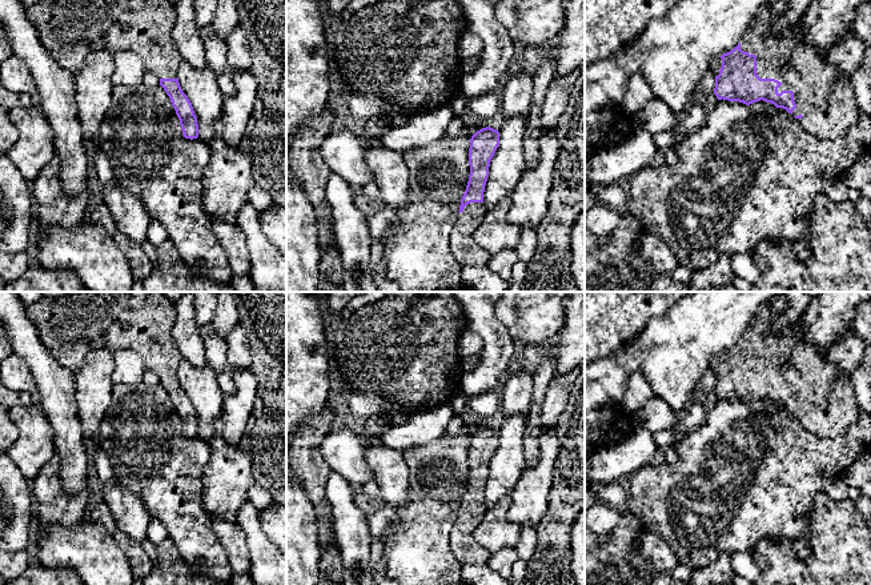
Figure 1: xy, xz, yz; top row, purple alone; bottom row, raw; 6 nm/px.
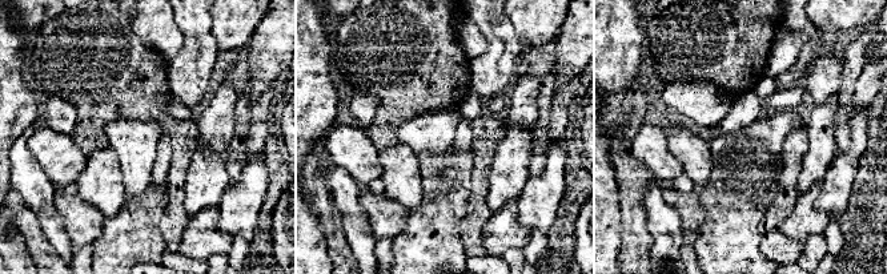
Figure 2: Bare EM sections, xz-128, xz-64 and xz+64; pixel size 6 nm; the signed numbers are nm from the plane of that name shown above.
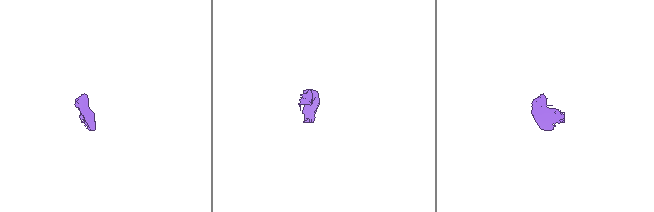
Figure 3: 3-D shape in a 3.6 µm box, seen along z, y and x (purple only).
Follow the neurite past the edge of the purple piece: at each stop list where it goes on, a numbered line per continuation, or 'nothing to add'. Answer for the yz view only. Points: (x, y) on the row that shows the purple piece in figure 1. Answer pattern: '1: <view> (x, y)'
1: yz (829, 107)

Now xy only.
1: xy (71, 29)

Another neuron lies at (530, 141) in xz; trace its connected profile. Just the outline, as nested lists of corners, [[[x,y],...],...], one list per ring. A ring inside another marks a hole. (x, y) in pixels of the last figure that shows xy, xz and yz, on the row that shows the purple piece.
[[[529,132],[523,137],[523,151],[526,160],[526,169],[533,169],[539,160],[539,137],[538,132]]]

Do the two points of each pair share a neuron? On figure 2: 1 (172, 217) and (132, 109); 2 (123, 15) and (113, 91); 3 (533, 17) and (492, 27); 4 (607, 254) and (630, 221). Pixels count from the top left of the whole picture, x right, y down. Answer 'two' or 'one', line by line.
1: one
2: one
3: two
4: two

